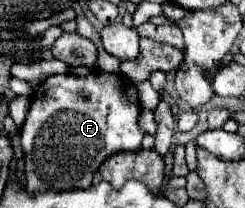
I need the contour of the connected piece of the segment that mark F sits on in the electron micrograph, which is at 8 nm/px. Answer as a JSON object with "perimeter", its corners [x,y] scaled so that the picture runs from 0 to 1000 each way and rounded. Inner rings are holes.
{"perimeter":[[[392,337],[367,365],[229,356],[188,375],[131,462],[122,538],[90,596],[90,721],[106,750],[106,904],[139,913],[286,913],[376,894],[376,846],[400,798],[465,731],[547,731],[571,712],[588,625],[563,606],[571,567],[571,471],[563,433],[531,385],[490,356],[449,356]],[[351,433],[367,462],[335,471],[318,442]]]}

